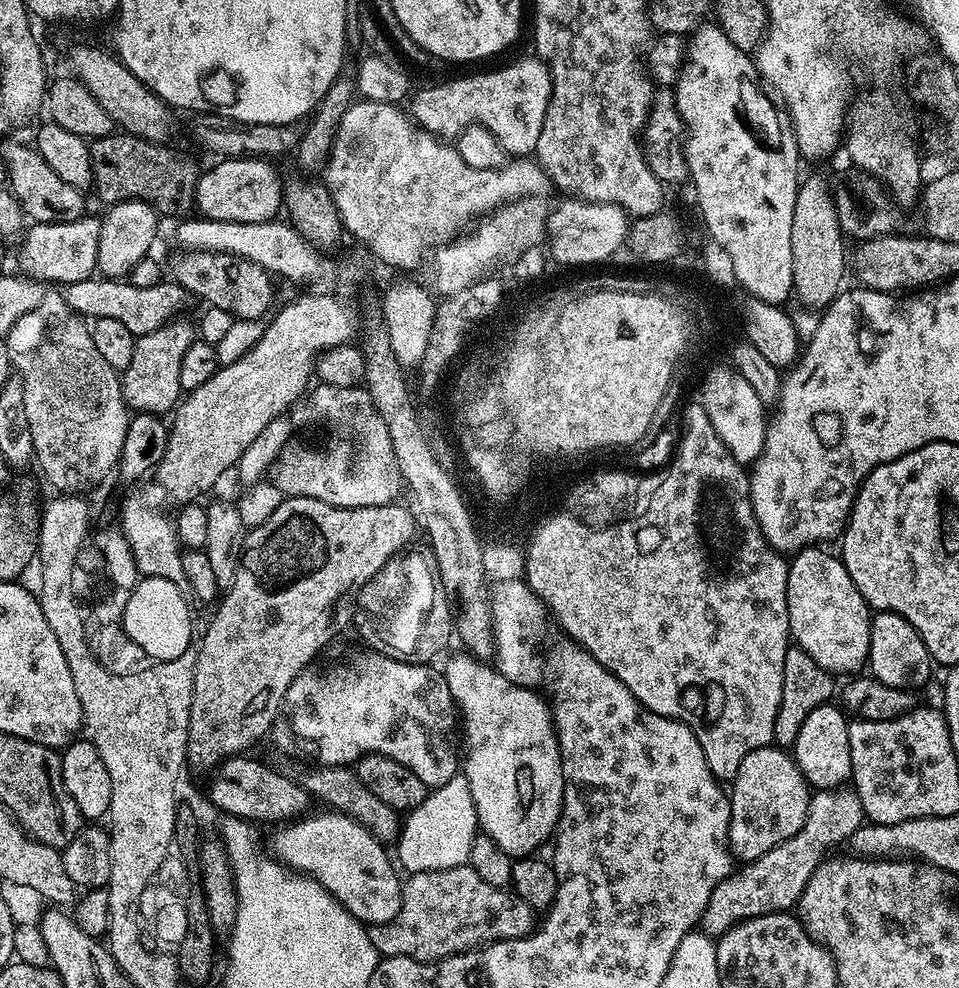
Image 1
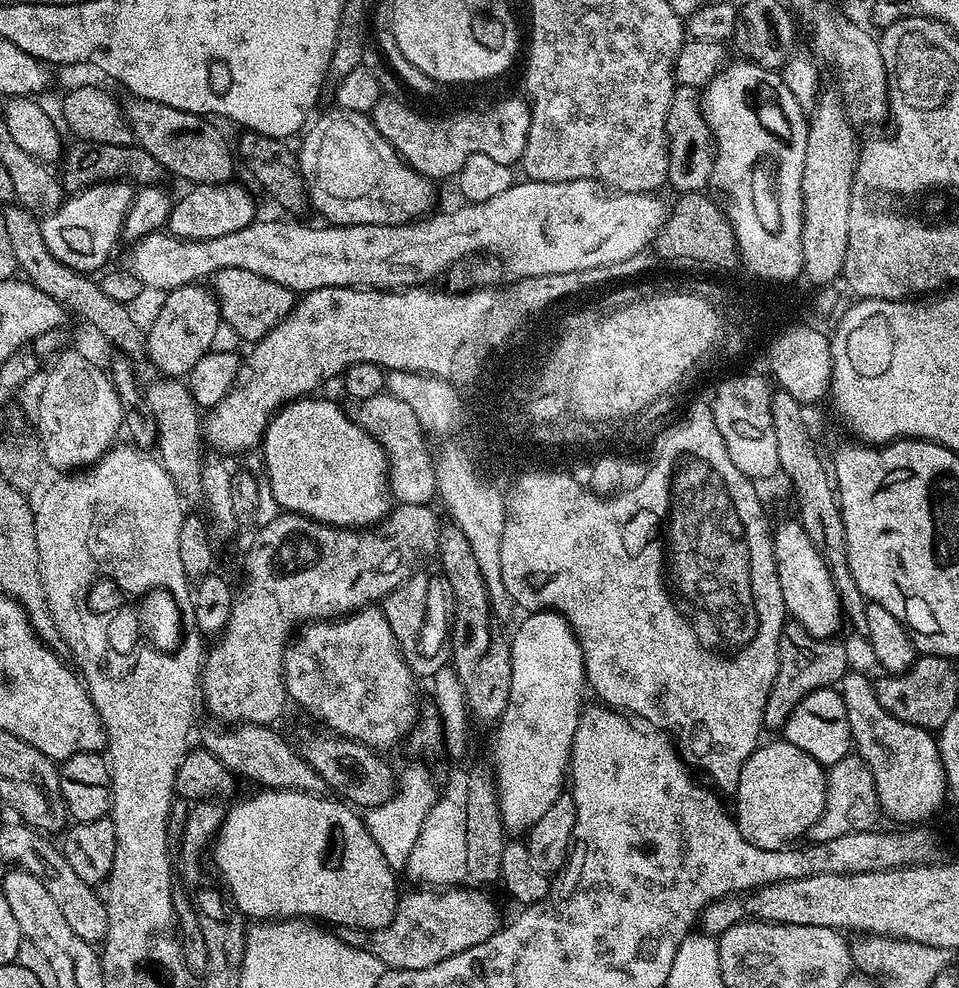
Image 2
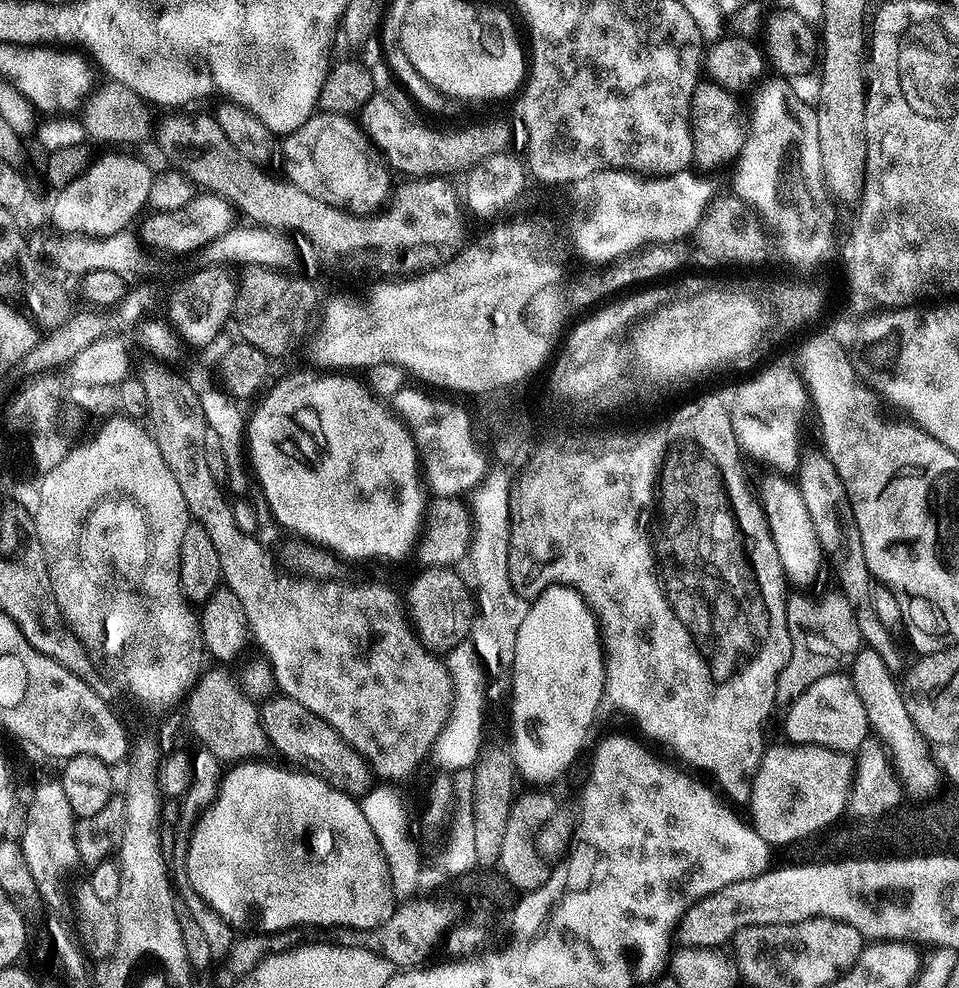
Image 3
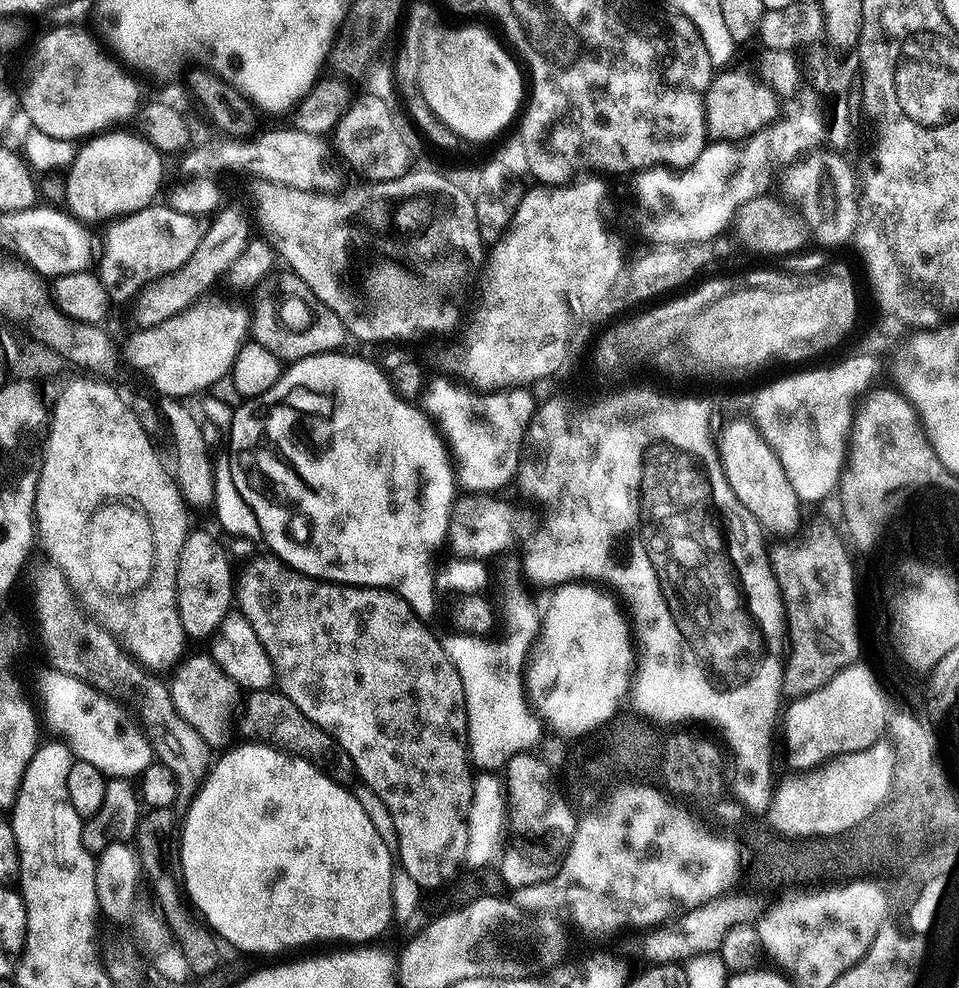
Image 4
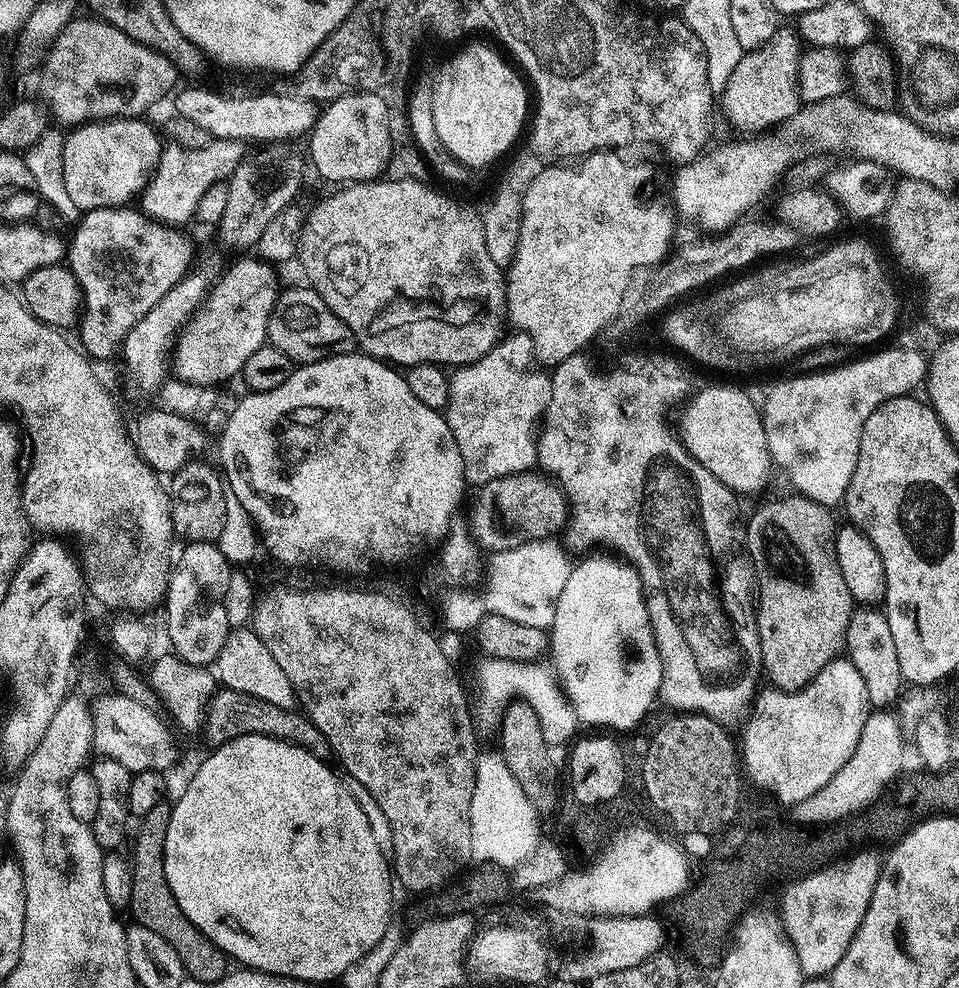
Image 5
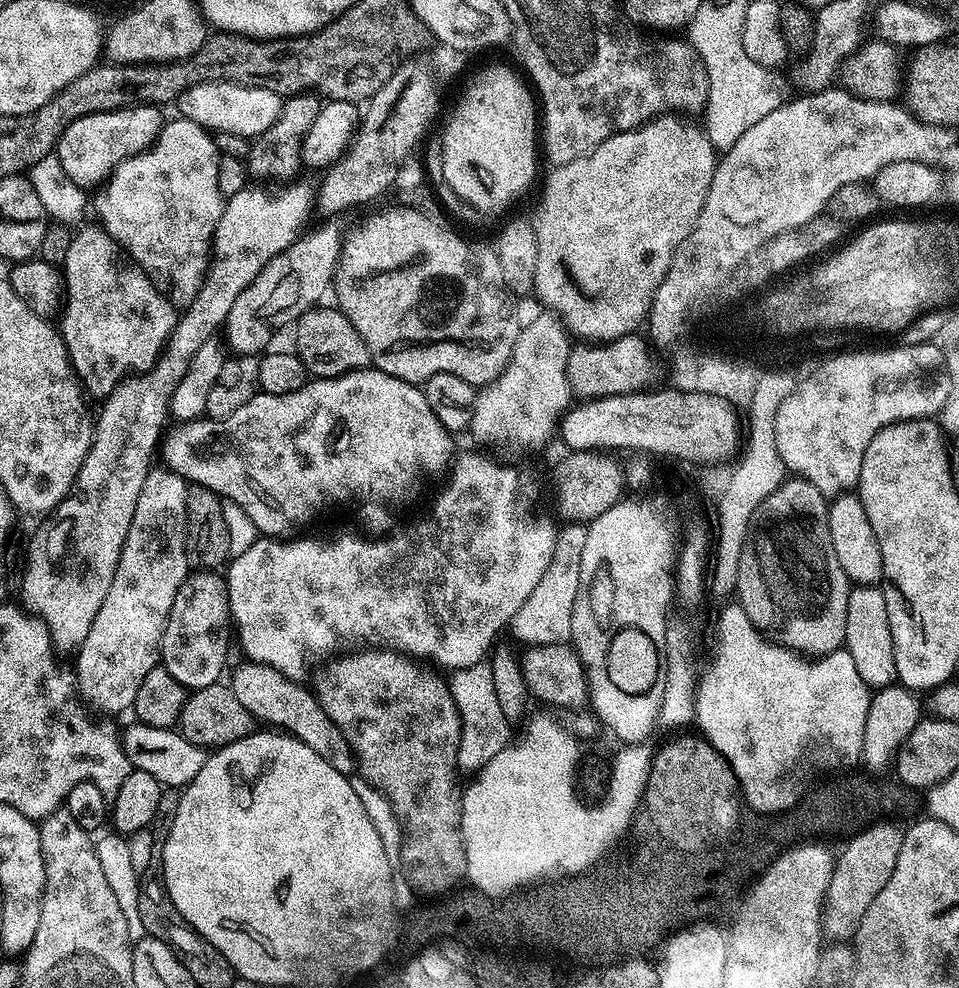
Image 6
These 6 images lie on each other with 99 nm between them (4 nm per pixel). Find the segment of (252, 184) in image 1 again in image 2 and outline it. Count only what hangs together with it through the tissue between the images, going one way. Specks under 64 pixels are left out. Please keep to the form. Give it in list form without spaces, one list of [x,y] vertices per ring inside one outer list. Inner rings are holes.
[[[237,182],[226,184],[198,184],[189,187],[181,200],[177,199],[168,216],[167,231],[181,240],[209,240],[234,234],[257,219],[256,204],[252,196]]]

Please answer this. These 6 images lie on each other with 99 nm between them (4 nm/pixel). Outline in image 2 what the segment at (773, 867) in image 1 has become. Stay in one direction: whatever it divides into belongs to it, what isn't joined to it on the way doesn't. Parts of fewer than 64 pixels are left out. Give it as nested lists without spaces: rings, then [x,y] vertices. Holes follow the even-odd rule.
[[[849,754],[838,763],[827,769],[828,785],[826,786],[826,806],[814,822],[814,826],[807,832],[809,841],[842,838],[842,834],[851,832],[867,832],[875,829],[876,815],[881,815],[878,794],[875,792],[874,778],[864,760],[857,754]]]

